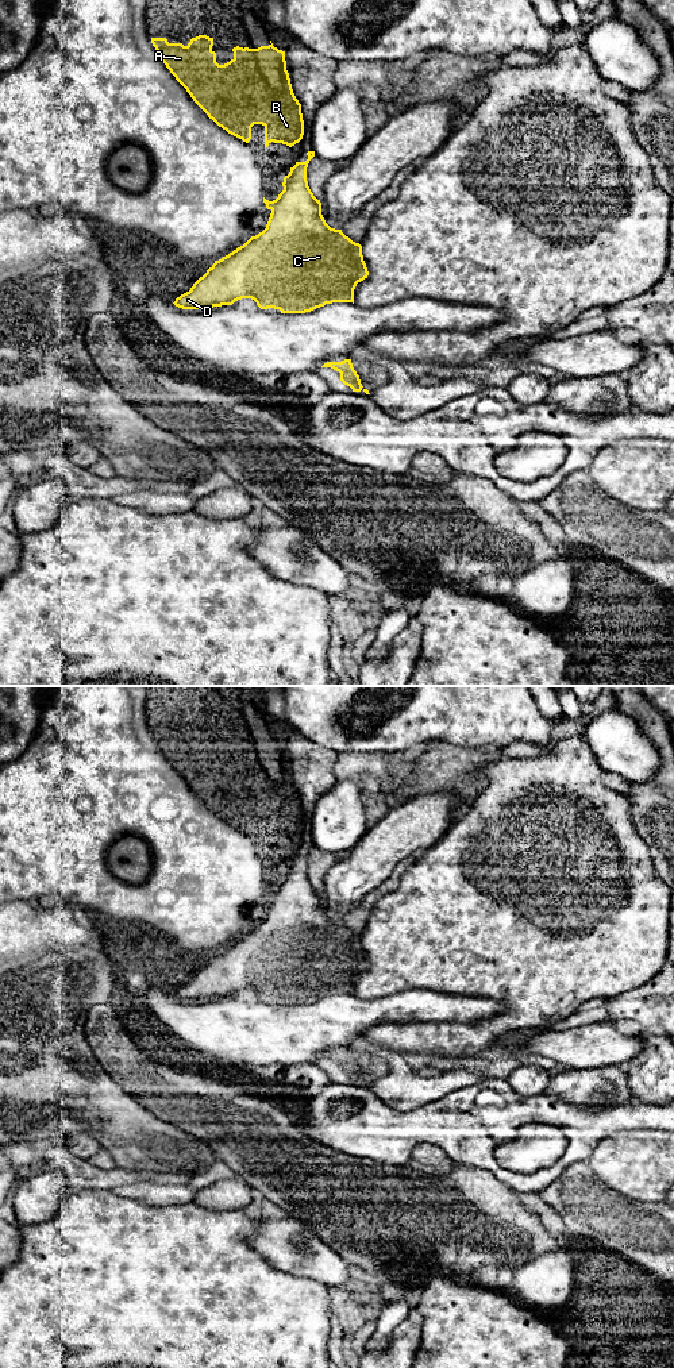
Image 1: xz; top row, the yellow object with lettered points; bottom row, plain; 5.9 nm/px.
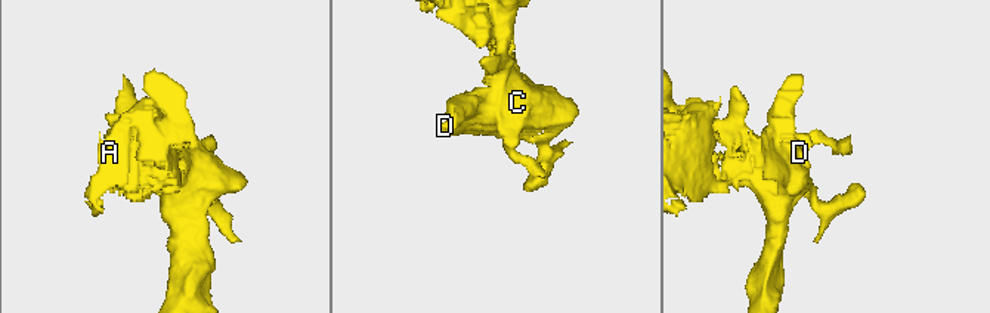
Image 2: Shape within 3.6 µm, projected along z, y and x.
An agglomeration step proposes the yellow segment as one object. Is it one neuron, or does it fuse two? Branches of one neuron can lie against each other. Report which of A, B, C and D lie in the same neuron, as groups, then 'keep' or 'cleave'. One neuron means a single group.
A B C D | keep

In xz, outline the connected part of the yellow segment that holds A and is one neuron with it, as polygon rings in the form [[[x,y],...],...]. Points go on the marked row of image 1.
[[[199,35],[184,46],[169,43],[166,38],[151,38],[159,59],[166,65],[176,80],[186,89],[193,101],[228,134],[249,143],[251,127],[265,127],[265,147],[271,142],[289,147],[303,139],[304,120],[301,104],[296,99],[289,73],[286,70],[285,51],[273,46],[258,49],[234,47],[234,58],[219,65],[212,50],[213,38]]]

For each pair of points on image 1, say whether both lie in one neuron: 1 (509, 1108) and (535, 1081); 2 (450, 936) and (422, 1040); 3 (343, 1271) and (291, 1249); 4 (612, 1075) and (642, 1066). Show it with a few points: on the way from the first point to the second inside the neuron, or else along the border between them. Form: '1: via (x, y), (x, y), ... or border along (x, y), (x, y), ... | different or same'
1: border along (505, 1079), (522, 1095), (542, 1095) | different
2: via (492, 978), (512, 1000), (512, 1012), (463, 1040) | same
3: via (330, 1270), (304, 1253) | same
4: border along (623, 1067), (632, 1097) | different

